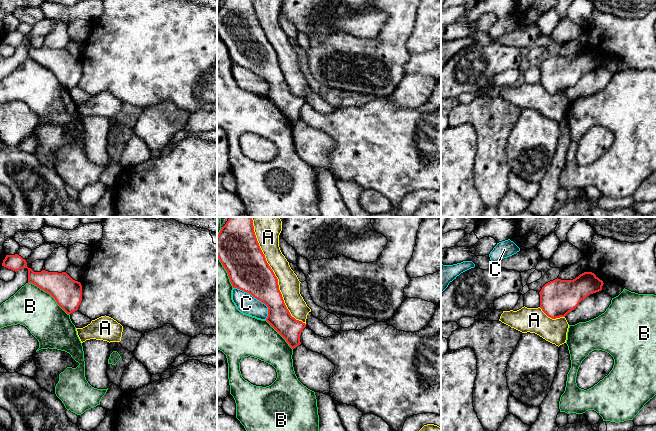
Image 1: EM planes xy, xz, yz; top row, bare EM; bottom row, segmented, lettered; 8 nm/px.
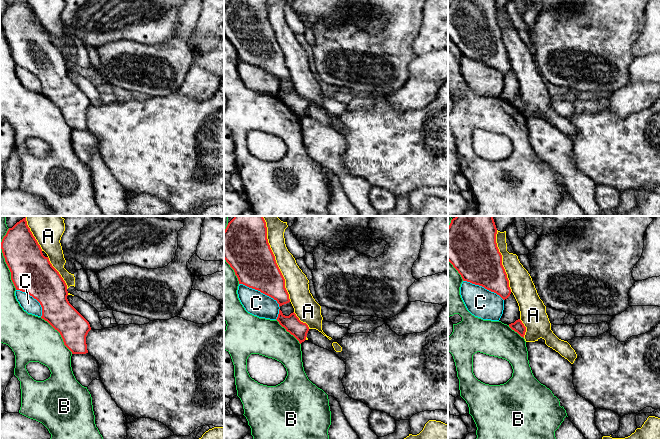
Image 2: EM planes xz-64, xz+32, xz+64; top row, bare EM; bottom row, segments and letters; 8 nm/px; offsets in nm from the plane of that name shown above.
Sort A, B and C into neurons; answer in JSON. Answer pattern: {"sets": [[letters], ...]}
{"sets": [["A"], ["B"], ["C"]]}

